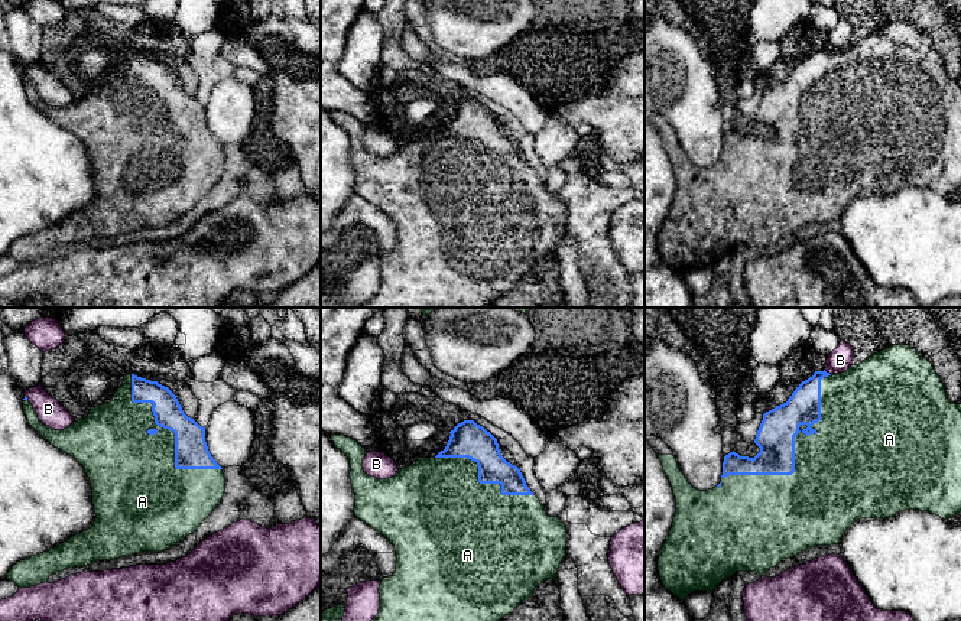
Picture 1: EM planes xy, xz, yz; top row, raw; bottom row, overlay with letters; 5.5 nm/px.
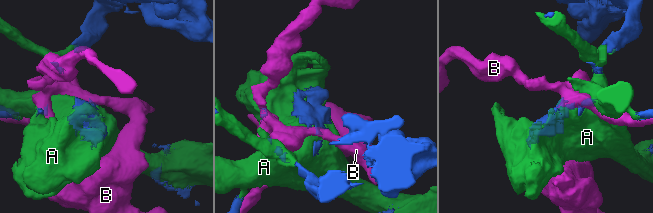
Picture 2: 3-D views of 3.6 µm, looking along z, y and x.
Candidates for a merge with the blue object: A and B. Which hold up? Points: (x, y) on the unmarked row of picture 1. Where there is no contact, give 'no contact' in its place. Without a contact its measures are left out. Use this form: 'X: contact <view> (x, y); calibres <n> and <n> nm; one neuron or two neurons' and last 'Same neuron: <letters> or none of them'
A: contact yz (794, 130); calibres 200 and 460 nm; one neuron
B: contact yz (825, 48); calibres 190 and 130 nm; two neurons
Same neuron: A

